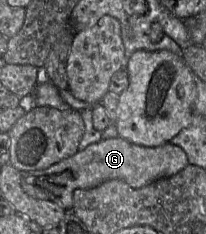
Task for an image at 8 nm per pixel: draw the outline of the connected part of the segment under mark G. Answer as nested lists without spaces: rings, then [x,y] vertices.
[[[119,137],[100,140],[50,167],[21,172],[21,187],[30,197],[52,201],[65,211],[73,207],[75,190],[91,189],[109,180],[122,180],[134,189],[143,188],[160,179],[169,178],[189,165],[184,150],[170,143],[142,147]]]

